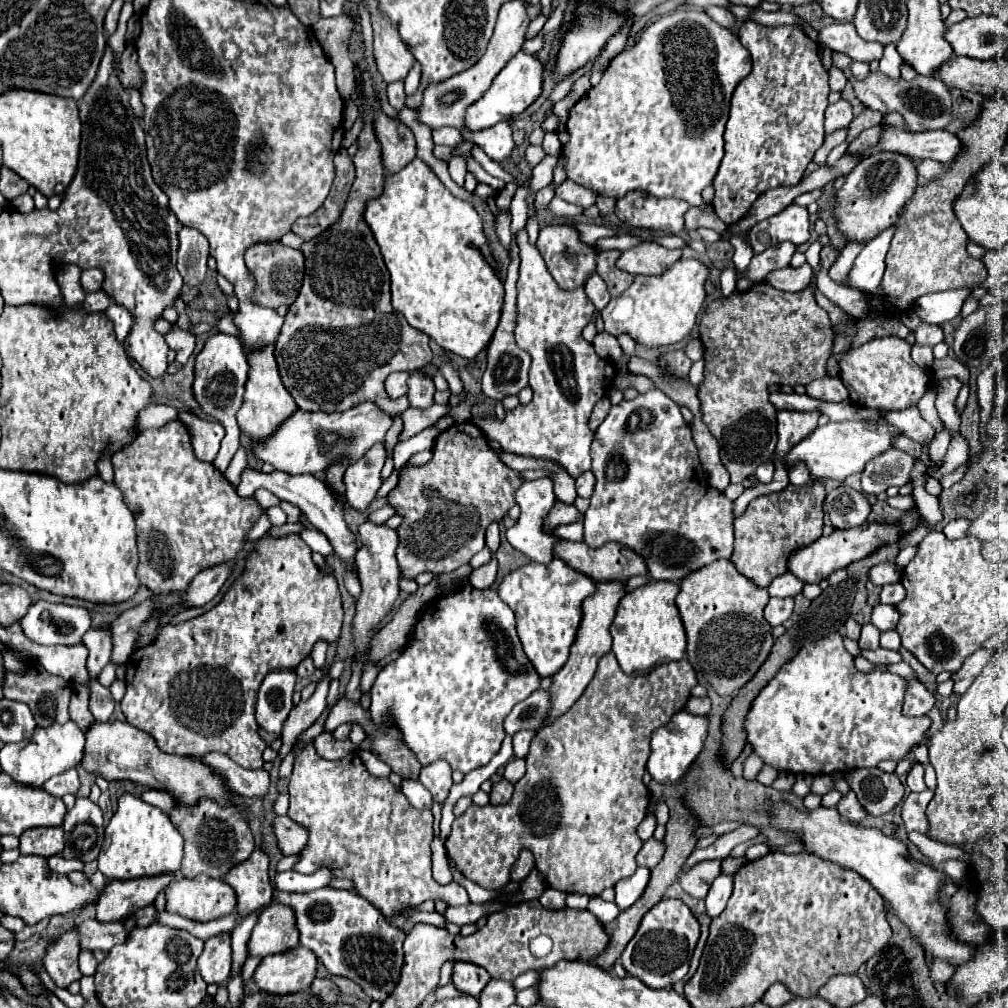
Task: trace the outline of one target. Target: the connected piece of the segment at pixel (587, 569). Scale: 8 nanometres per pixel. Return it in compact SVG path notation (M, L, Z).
M559 541L553 553L595 581L627 581L633 575L647 573L643 559L635 557L635 553L629 549L619 549L619 545L603 545L603 549L591 549L583 541Z

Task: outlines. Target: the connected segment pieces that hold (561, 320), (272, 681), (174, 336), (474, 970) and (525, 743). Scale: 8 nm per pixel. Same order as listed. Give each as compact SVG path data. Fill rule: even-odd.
M525 229L519 231L517 243L521 249L521 269L517 281L515 341L533 359L528 381L533 387L533 401L505 411L505 419L497 415L475 415L473 423L477 421L475 425L479 425L489 439L497 441L503 451L553 459L563 465L571 477L579 477L591 469L591 411L595 403L605 397L605 389L611 387L617 367L599 357L593 345L581 335L593 315L593 305L587 301L585 291L559 289L537 247L529 245Z
M273 669L259 687L255 717L261 729L281 731L283 721L291 711L291 697L295 691L295 671Z
M173 323L169 333L165 333L165 341L177 353L177 361L187 363L187 359L191 357L193 349L195 349L195 337L191 333L183 331L177 323Z
M457 961L453 967L453 985L461 993L479 997L479 993L485 989L489 979L491 979L489 973L479 965L471 965L467 961Z
M519 731L513 735L515 757L525 757L529 753L529 743L531 743L533 735L535 735L535 731Z

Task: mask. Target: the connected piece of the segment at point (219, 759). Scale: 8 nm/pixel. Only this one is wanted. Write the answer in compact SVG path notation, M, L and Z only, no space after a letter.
M209 753L209 755L203 755L203 761L217 773L221 773L231 791L237 791L239 795L243 797L265 797L267 791L269 791L269 785L271 785L271 777L265 769L257 769L257 771L251 771L251 769L243 769L239 765L235 765L231 759L223 757L221 753Z

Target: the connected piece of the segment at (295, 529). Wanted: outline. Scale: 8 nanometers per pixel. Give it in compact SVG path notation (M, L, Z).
M301 522L295 524L286 523L280 527L273 526L267 531L266 535L272 537L282 537L293 533L298 534L303 529L304 525Z

